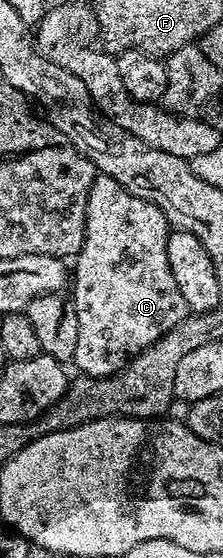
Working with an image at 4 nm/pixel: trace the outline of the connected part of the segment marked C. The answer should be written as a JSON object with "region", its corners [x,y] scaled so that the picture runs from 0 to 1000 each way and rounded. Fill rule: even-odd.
{"region":[[[439,314],[426,321],[413,323],[413,333],[404,335],[404,349],[395,351],[395,362],[386,364],[386,400],[381,400],[381,432],[368,435],[363,450],[332,462],[336,473],[350,471],[359,477],[345,478],[341,489],[332,482],[332,495],[314,504],[314,527],[323,525],[323,532],[314,530],[314,552],[323,552],[341,559],[341,570],[350,572],[350,622],[341,624],[341,638],[332,642],[332,654],[345,654],[354,667],[377,670],[390,676],[484,676],[502,668],[520,668],[529,663],[556,659],[561,654],[574,652],[578,647],[592,645],[596,640],[614,640],[614,636],[655,622],[673,622],[695,611],[704,611],[726,599],[744,593],[762,593],[776,590],[794,579],[825,573],[830,568],[848,566],[852,556],[843,552],[843,545],[816,536],[816,522],[798,522],[798,507],[780,507],[780,493],[762,486],[762,471],[744,464],[744,435],[753,434],[753,419],[762,416],[762,405],[753,394],[744,392],[744,385],[726,385],[726,378],[709,371],[691,371],[691,364],[655,364],[637,357],[619,357],[601,349],[583,349],[583,342],[565,342],[547,337],[538,330],[511,321],[493,321],[489,317]],[[395,461],[448,461],[430,468],[430,482],[413,475],[377,475],[395,468]]]}

